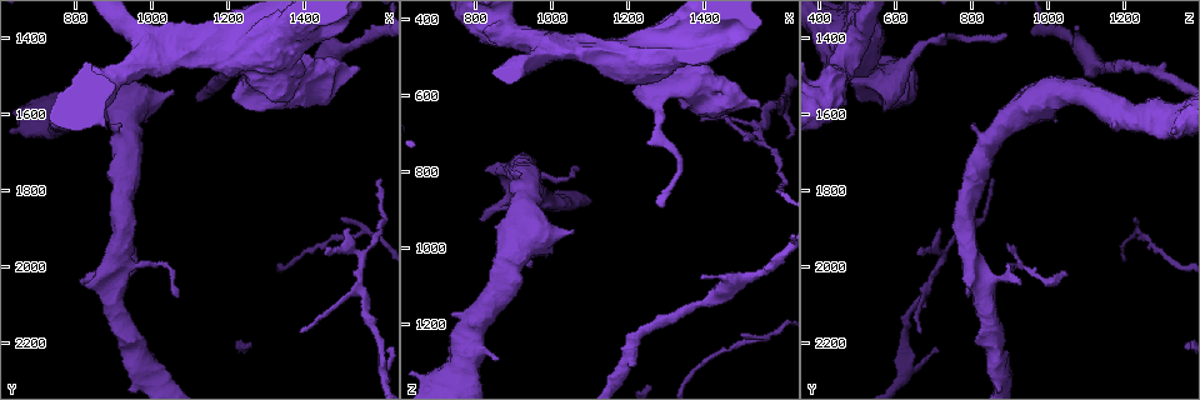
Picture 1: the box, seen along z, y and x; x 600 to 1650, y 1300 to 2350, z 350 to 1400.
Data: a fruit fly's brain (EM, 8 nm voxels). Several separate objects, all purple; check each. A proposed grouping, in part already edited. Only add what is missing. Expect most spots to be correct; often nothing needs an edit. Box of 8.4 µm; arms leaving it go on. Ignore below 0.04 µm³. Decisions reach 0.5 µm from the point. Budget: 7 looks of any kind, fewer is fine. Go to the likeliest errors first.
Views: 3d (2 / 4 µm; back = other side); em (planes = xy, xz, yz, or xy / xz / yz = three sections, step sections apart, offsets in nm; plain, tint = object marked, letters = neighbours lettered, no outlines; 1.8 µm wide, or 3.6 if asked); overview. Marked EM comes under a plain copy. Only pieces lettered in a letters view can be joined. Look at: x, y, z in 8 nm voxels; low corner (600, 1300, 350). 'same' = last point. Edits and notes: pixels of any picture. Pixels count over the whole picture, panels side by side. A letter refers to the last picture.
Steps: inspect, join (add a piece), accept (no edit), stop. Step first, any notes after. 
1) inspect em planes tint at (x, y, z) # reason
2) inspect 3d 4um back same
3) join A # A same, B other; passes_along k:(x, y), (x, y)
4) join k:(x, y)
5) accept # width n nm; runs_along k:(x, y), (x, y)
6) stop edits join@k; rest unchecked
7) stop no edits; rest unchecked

inspect em 3.6um planes letters at (1455, 1970, 665) # an open end

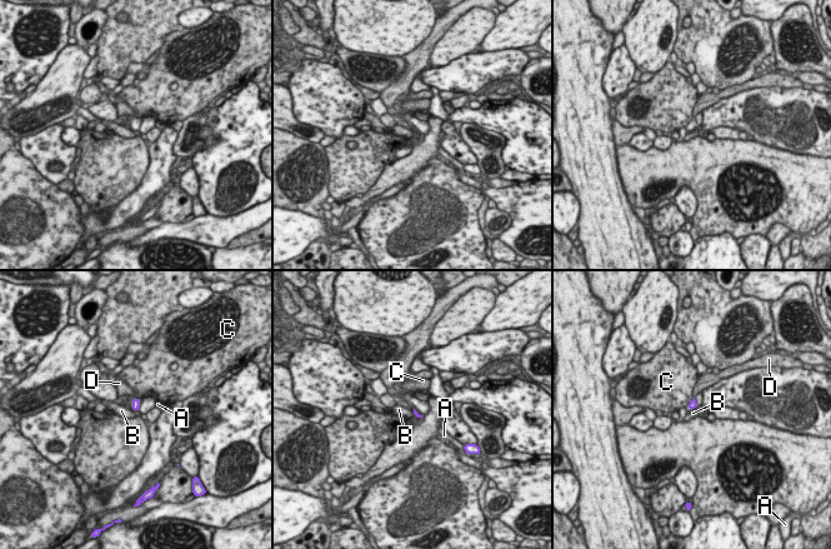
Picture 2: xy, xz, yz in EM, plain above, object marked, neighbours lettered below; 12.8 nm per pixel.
accept # A other, B other, C other, D other; border 2:(695, 409), (690, 410); none of them fits

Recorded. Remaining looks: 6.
inspect 3d 4um at (1400, 1370, 1070) # thin end

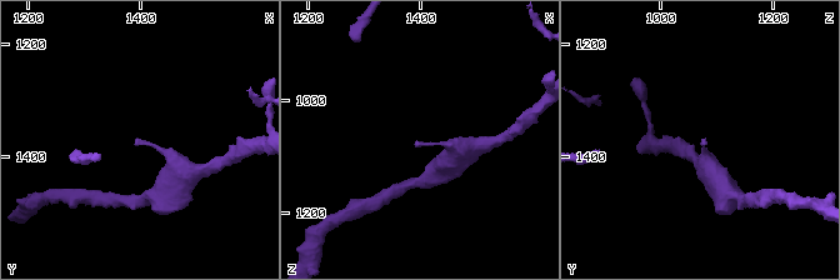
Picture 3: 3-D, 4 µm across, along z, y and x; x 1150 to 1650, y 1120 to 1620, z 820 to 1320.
inspect em planes letters at (1390, 1370, 1075) # need the tissue

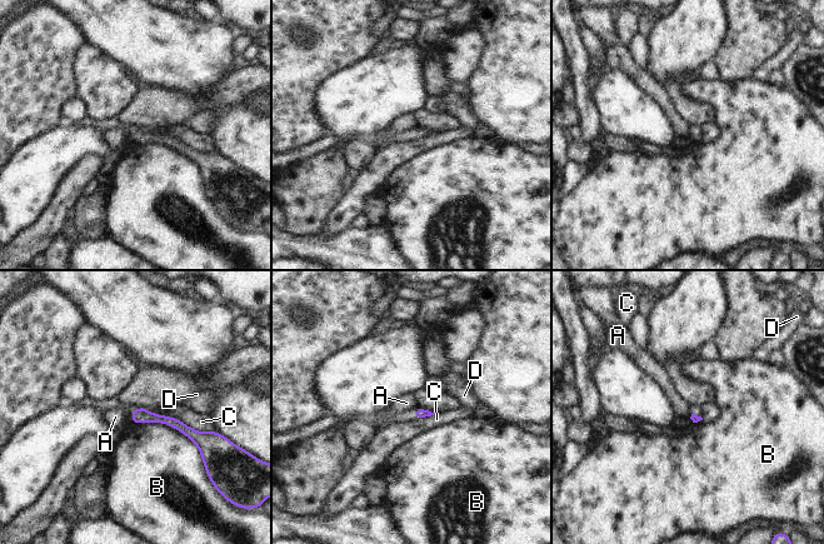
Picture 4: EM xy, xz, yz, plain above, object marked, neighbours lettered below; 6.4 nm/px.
accept # A other, B other, C other, D other; runs_along 4:(134, 417), (174, 422), (201, 437); none of them fits

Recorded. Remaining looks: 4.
inspect 3d 2um at (1595, 1775, 855) # thin end

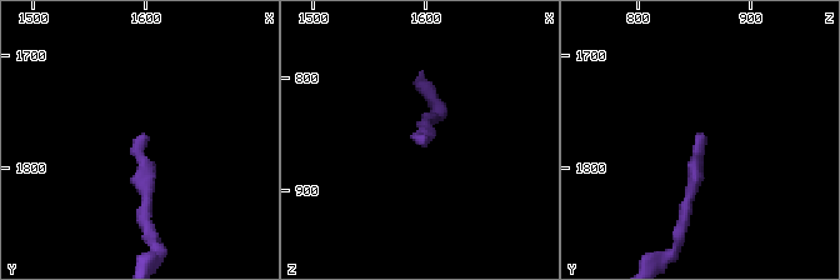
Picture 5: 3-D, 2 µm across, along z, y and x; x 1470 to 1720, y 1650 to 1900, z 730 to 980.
inspect em planes letters at (1594, 1772, 856)

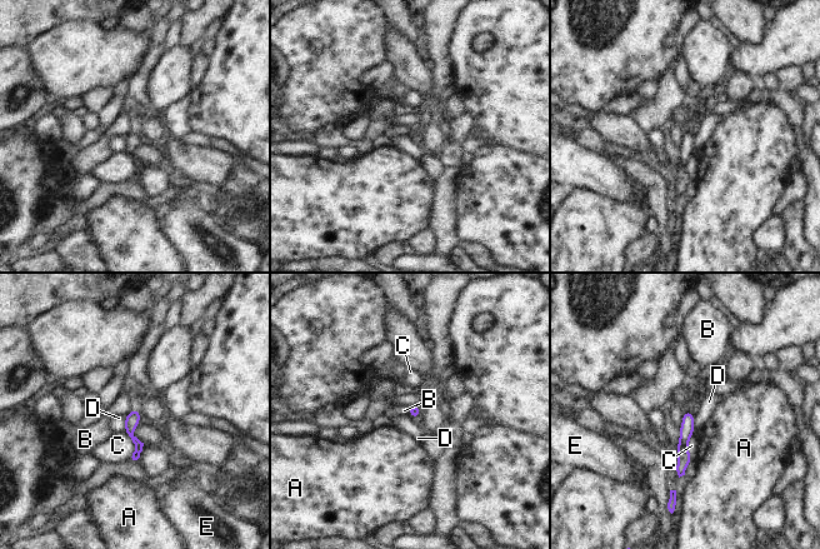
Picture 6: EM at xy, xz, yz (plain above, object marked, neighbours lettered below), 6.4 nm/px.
accept # longest_contact C 190 nm; A other, B other, C other, D other, E other; border 6:(684, 410), (693, 412); no lettered piece goes on from it

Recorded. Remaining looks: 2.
stop no edits; rest unchecked

